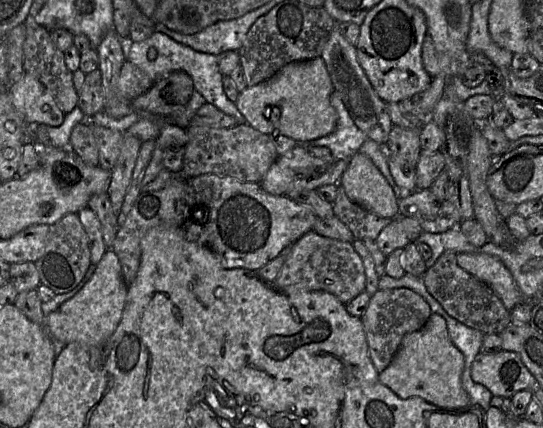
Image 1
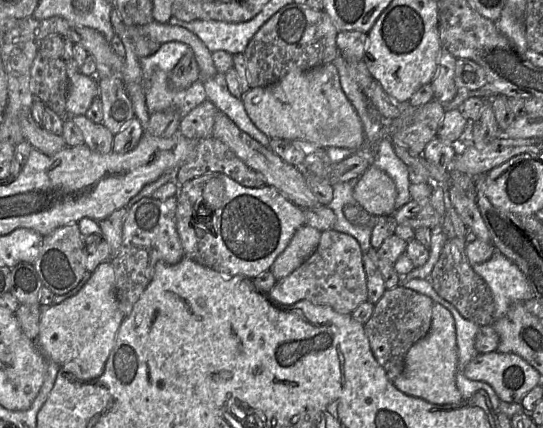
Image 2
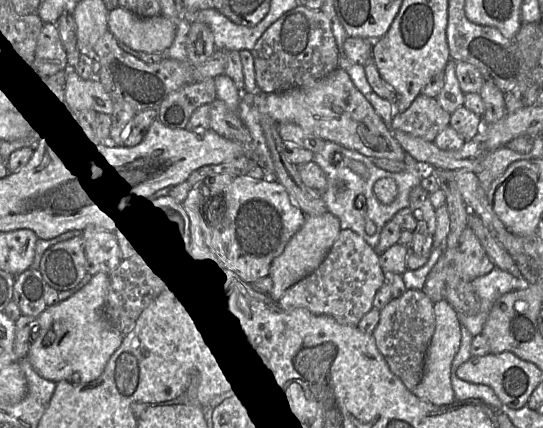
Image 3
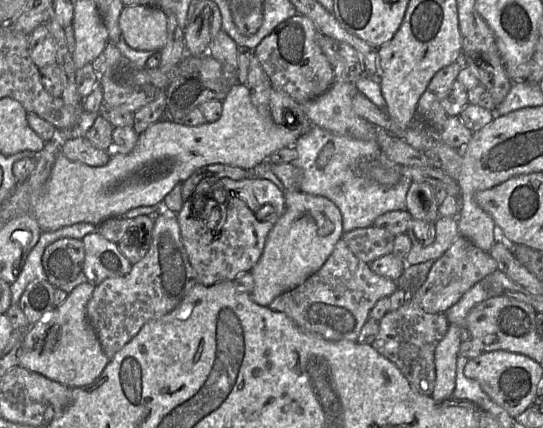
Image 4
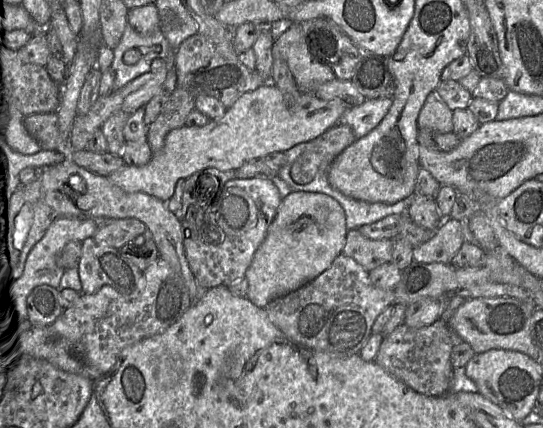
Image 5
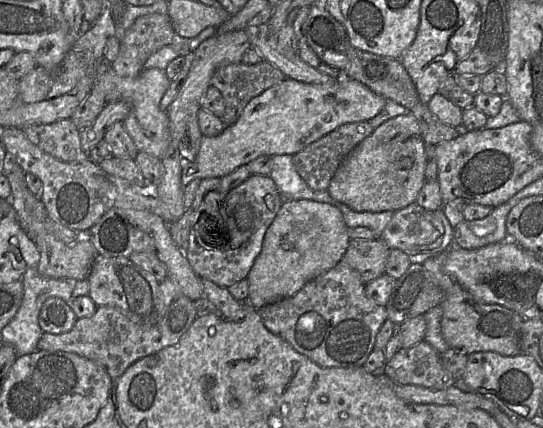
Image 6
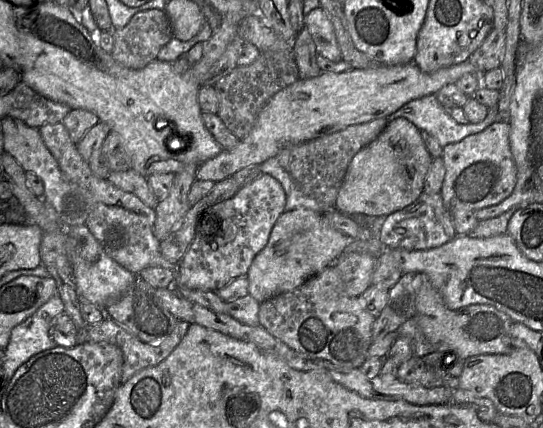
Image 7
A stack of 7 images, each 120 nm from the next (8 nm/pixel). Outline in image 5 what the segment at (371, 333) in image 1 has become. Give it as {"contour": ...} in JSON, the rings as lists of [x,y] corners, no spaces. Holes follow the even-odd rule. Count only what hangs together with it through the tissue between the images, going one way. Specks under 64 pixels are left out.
{"contour":[[[440,318],[419,329],[402,324],[383,337],[374,361],[414,391],[428,396],[442,396],[449,391],[453,376],[450,331],[448,323]]]}

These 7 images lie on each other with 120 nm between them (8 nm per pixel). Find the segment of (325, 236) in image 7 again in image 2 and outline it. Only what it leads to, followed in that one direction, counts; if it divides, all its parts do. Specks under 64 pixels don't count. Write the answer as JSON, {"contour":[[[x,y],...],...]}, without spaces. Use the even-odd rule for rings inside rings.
{"contour":[[[307,224],[295,232],[288,246],[269,269],[277,281],[287,277],[313,254],[319,244],[321,233]]]}

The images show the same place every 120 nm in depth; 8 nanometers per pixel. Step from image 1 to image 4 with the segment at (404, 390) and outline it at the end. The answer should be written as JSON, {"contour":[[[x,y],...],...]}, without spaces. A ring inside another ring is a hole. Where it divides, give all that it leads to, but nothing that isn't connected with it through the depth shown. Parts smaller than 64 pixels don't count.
{"contour":[[[449,324],[446,335],[438,343],[434,353],[436,379],[431,394],[434,400],[453,397],[456,385],[456,363],[462,342],[463,329]]]}

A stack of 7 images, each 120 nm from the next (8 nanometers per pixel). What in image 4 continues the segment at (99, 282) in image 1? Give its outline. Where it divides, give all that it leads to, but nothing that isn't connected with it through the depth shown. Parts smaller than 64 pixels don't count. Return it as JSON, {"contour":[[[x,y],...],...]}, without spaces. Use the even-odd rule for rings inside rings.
{"contour":[[[87,281],[77,286],[45,320],[28,328],[18,350],[19,366],[69,388],[90,385],[100,376],[110,359],[86,316],[86,305],[94,290],[95,286]]]}

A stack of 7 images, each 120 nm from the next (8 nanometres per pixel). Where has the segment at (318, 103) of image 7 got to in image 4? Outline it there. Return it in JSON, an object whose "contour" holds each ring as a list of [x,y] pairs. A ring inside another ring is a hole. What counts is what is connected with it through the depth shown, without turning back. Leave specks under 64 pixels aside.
{"contour":[[[237,84],[233,86],[226,98],[222,101],[222,107],[222,115],[217,122],[211,124],[205,123],[197,127],[186,127],[182,124],[172,123],[166,120],[159,120],[139,135],[137,144],[130,153],[121,154],[117,152],[110,152],[110,159],[108,163],[101,167],[90,167],[82,163],[71,162],[64,155],[59,153],[52,167],[50,177],[45,184],[43,193],[38,202],[31,209],[31,213],[37,220],[42,232],[55,231],[62,227],[78,223],[90,223],[99,226],[101,223],[110,218],[122,216],[126,212],[139,207],[151,207],[158,205],[162,209],[162,203],[165,196],[170,193],[177,184],[182,183],[188,179],[197,169],[208,165],[224,164],[251,171],[258,164],[268,161],[268,158],[276,151],[285,147],[295,147],[296,142],[301,137],[300,126],[297,126],[296,124],[290,124],[290,126],[287,128],[285,126],[276,124],[271,116],[270,107],[259,106],[257,108],[254,106],[251,101],[250,91],[246,85]]]}

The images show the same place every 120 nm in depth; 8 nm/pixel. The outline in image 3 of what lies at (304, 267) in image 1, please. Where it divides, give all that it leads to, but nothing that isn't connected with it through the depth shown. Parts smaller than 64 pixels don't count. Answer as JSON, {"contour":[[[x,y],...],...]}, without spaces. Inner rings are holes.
{"contour":[[[341,229],[337,239],[333,243],[332,247],[330,248],[328,254],[326,255],[322,263],[311,274],[307,275],[300,281],[290,286],[276,303],[282,309],[305,308],[309,310],[311,313],[316,315],[330,316],[340,324],[357,326],[362,317],[373,308],[373,299],[377,291],[385,283],[385,281],[386,281],[386,275],[379,264],[379,255],[374,251],[374,249],[370,247],[368,243],[366,243],[359,235],[357,235],[352,230]]]}

